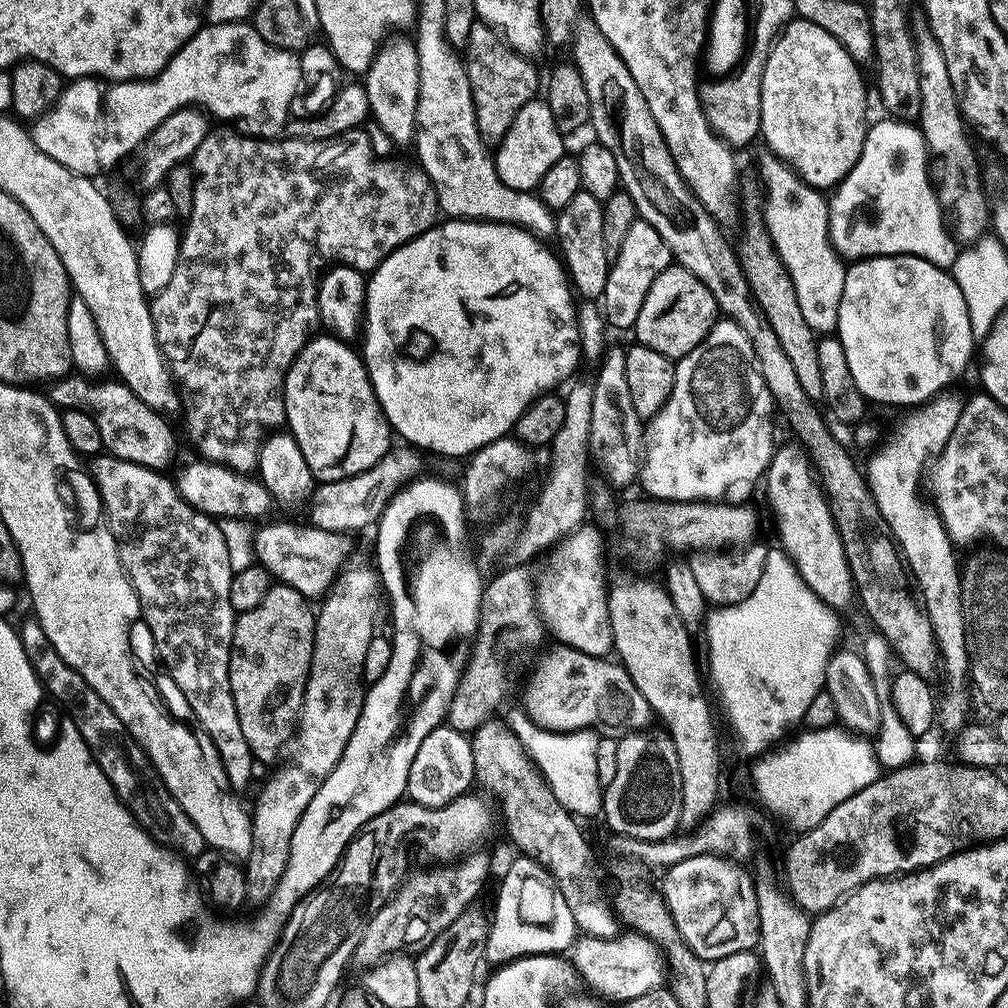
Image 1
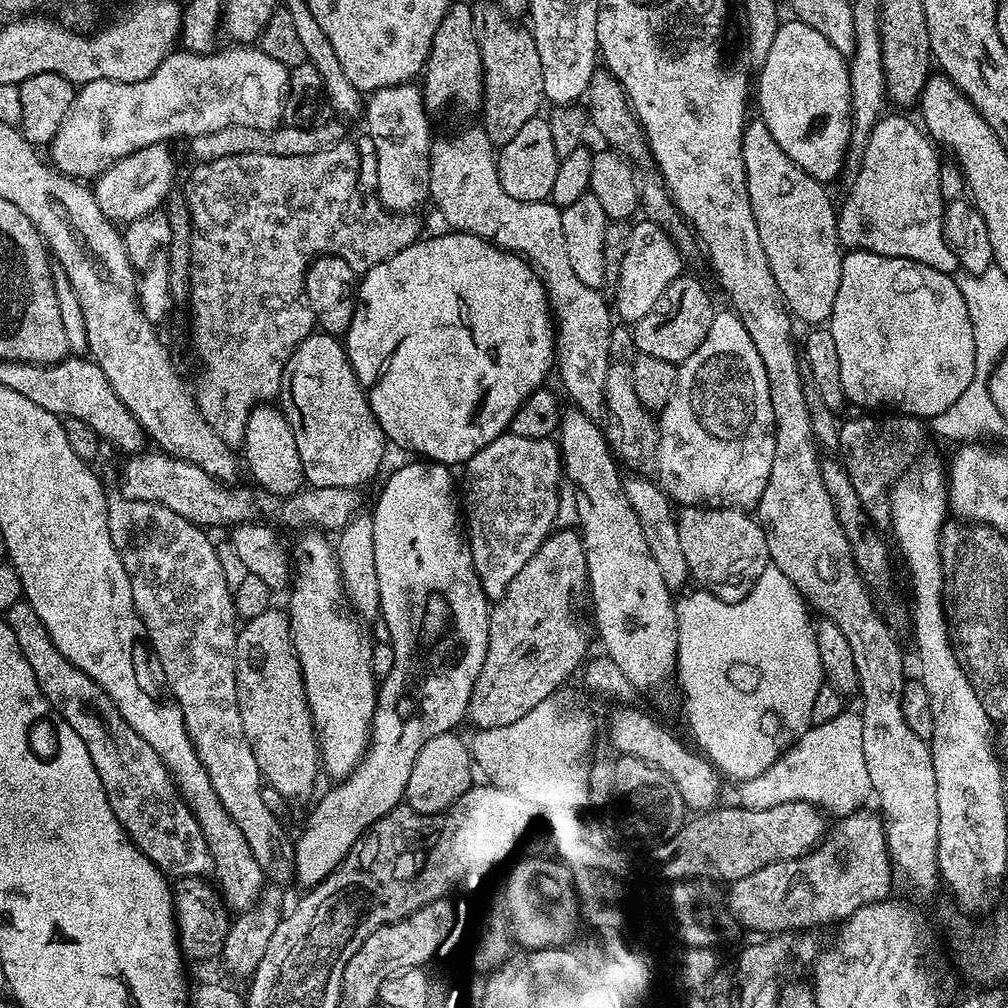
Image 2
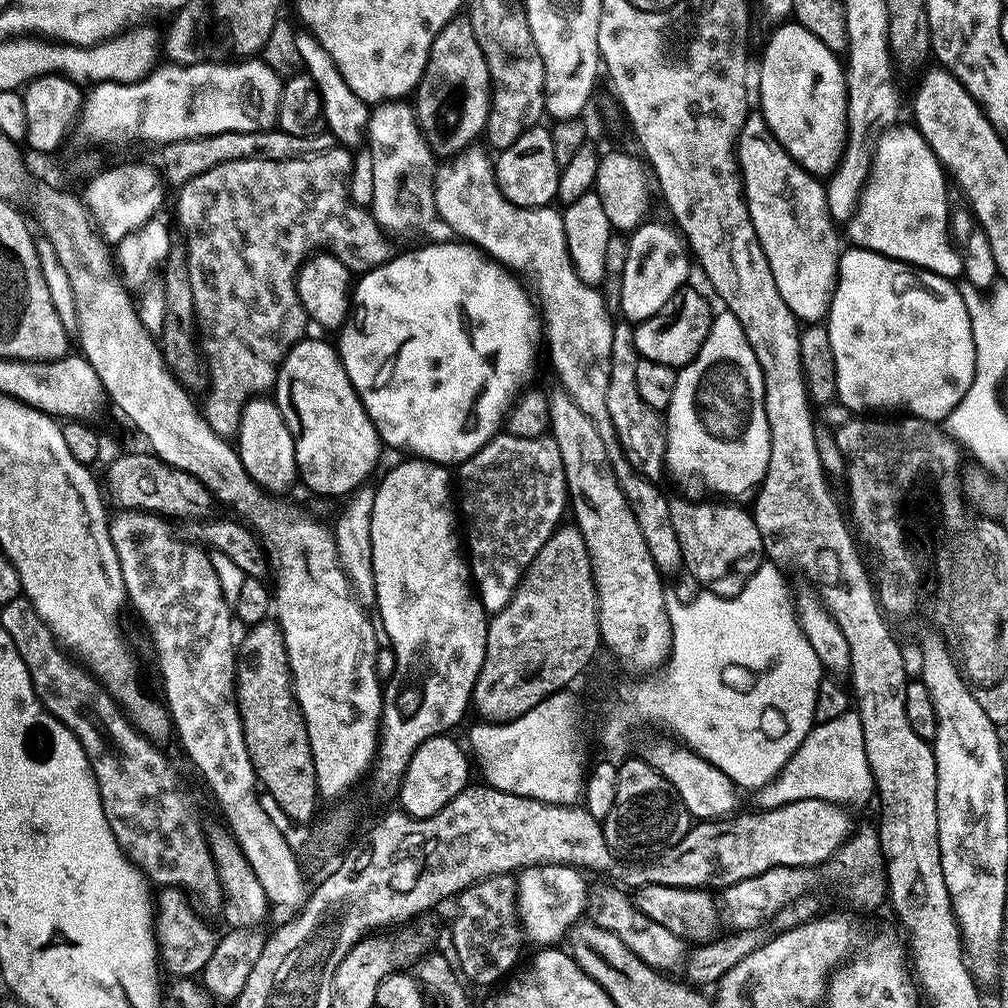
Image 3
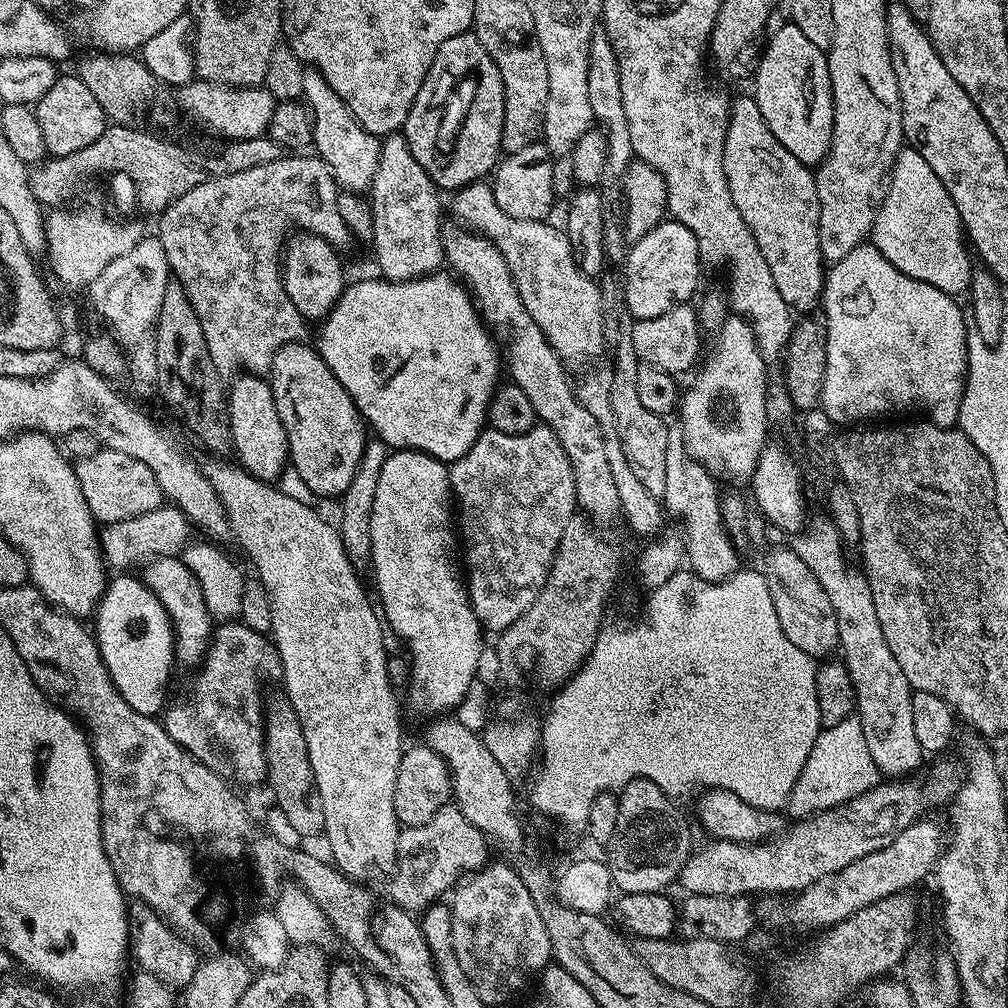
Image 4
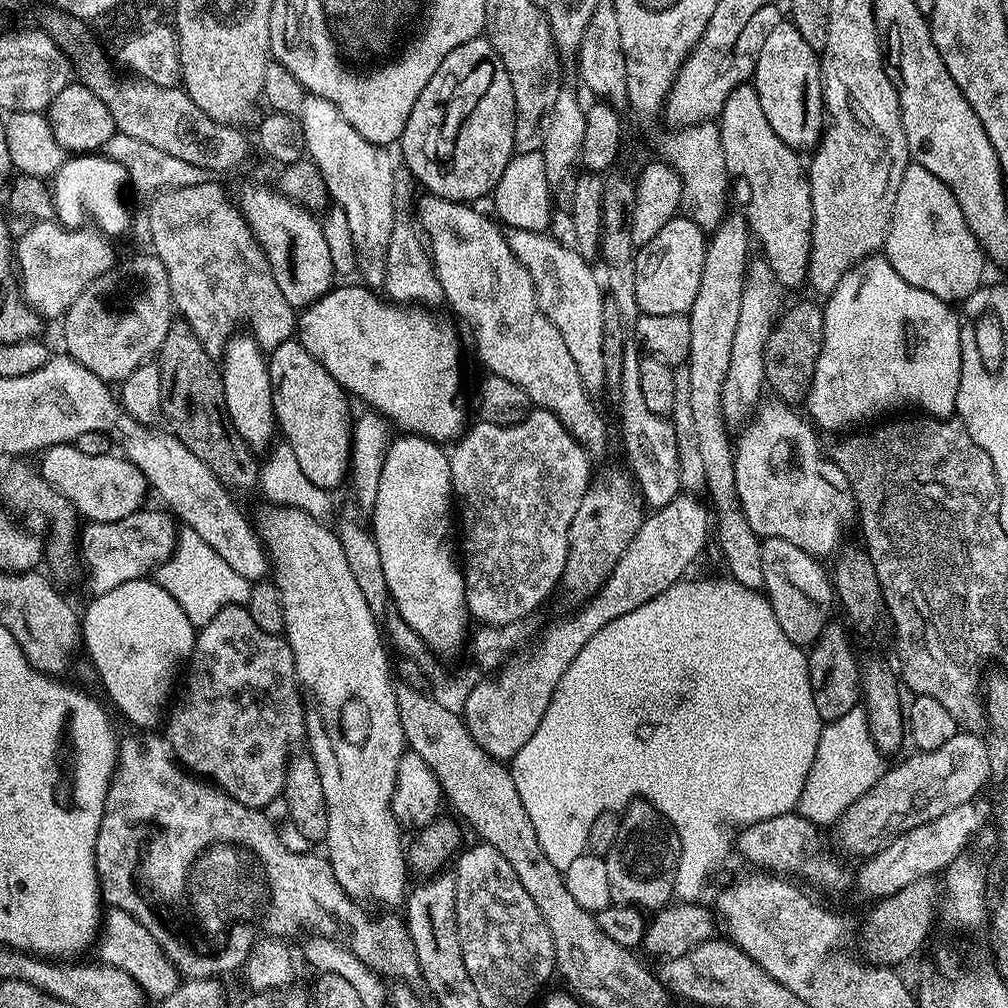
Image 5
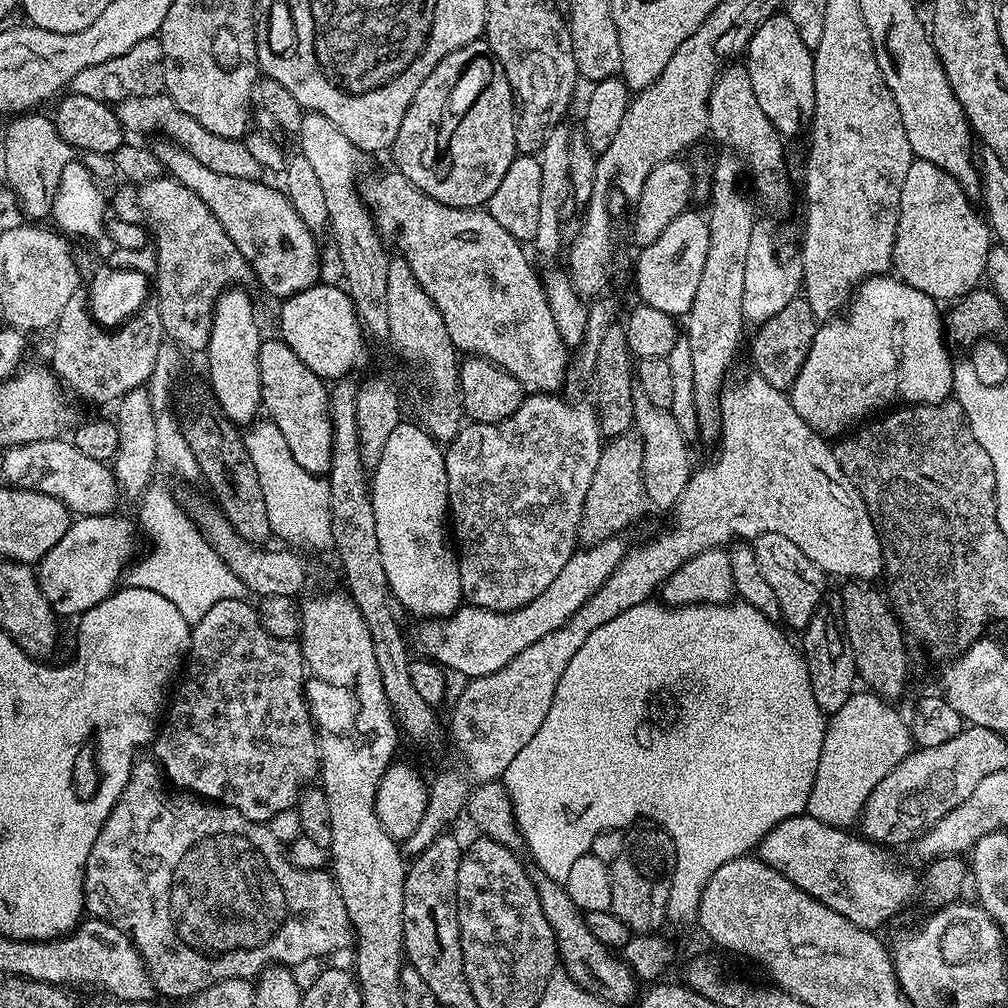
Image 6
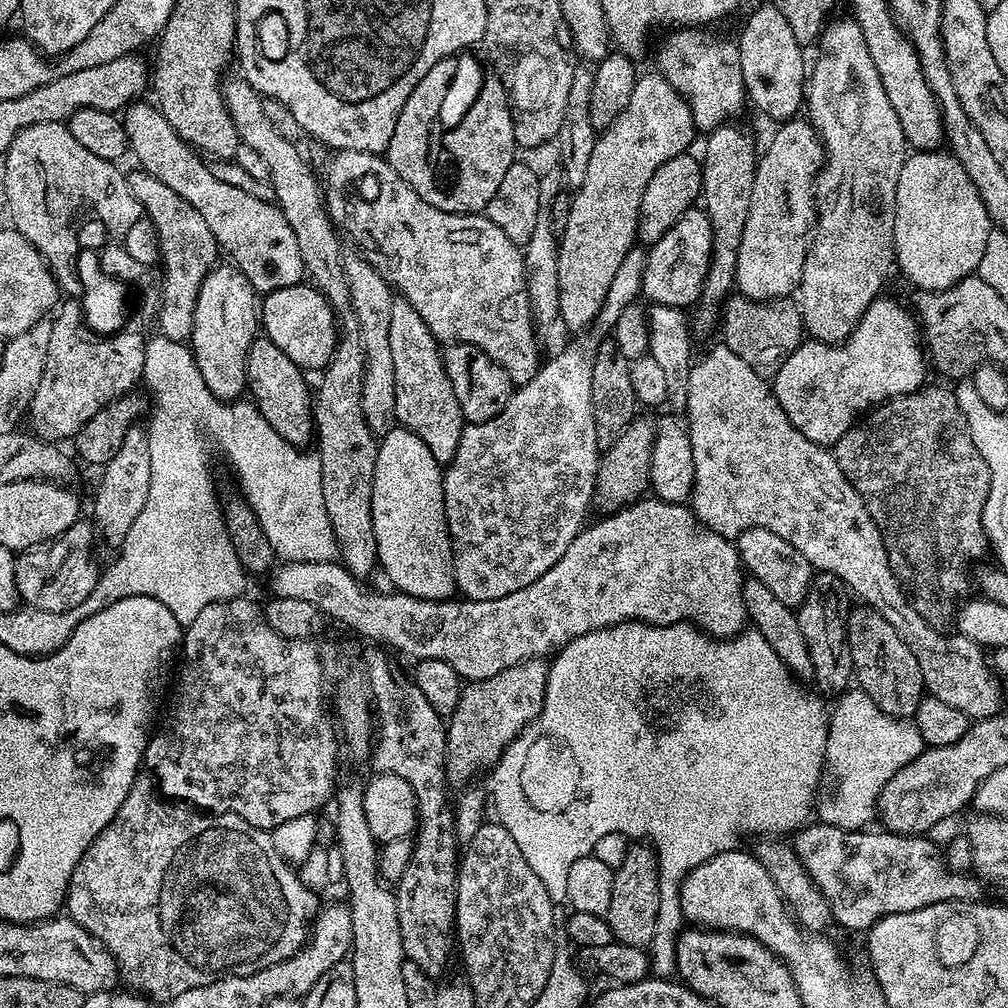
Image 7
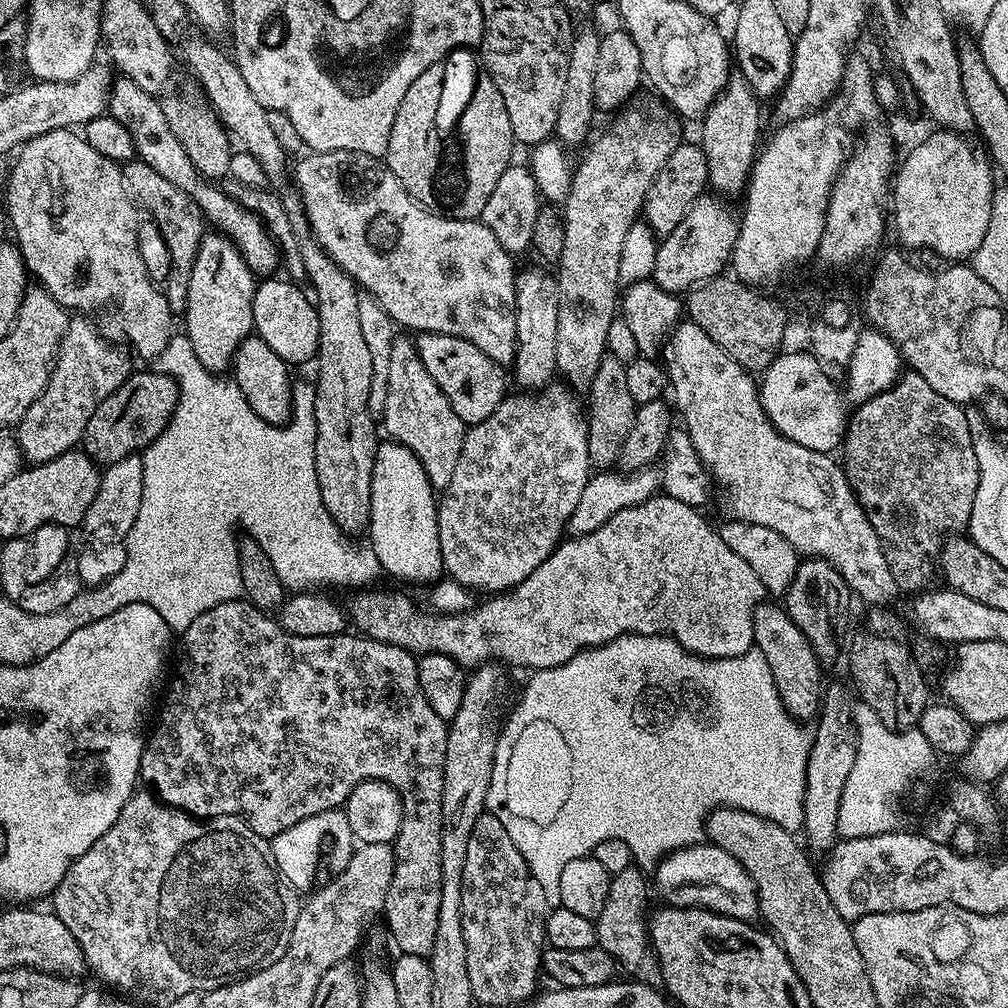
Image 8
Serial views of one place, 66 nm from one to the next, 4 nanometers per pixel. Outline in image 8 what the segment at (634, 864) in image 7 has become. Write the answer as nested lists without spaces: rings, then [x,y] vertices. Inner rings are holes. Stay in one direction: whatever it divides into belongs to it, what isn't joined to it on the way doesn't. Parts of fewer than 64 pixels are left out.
[[[633,866],[622,870],[616,876],[612,877],[612,885],[608,891],[608,897],[606,898],[606,906],[602,906],[602,914],[594,922],[596,925],[596,942],[602,949],[606,950],[606,954],[610,954],[616,959],[617,965],[621,969],[624,968],[629,972],[629,977],[640,978],[644,972],[646,964],[653,961],[654,953],[650,943],[650,924],[646,917],[648,912],[648,884],[650,888],[650,880],[643,876],[638,870],[639,867]]]

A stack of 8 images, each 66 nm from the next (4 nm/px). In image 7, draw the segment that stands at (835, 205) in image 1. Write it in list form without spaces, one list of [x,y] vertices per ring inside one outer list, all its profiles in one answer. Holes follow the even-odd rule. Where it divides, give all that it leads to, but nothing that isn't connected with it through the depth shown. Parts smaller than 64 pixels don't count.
[[[916,150],[909,155],[898,177],[892,245],[896,247],[896,268],[904,271],[913,289],[946,290],[973,275],[993,230],[975,183],[951,151]]]

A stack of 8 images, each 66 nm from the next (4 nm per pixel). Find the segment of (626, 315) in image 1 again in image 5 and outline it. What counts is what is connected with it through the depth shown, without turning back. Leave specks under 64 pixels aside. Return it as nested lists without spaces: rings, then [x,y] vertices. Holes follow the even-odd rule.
[[[677,214],[650,242],[639,245],[635,253],[636,265],[634,266],[634,294],[637,296],[637,306],[643,315],[674,314],[683,316],[694,306],[694,294],[698,294],[698,282],[702,282],[702,266],[706,258],[705,229],[699,228],[692,220],[687,220],[682,214]]]

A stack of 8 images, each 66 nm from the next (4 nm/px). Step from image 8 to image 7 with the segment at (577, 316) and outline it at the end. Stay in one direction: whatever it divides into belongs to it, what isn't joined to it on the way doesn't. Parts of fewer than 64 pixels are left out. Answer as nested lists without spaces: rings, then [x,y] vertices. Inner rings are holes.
[[[652,70],[637,75],[636,85],[630,94],[630,102],[626,102],[626,110],[614,118],[609,128],[603,129],[596,137],[596,145],[590,157],[586,178],[580,188],[575,189],[571,197],[570,218],[566,230],[559,233],[558,247],[558,290],[560,291],[559,319],[564,320],[572,334],[580,334],[594,322],[598,310],[602,310],[602,302],[606,302],[606,294],[610,291],[610,282],[614,274],[618,274],[618,266],[622,266],[622,258],[637,243],[636,227],[642,206],[642,194],[646,194],[646,185],[654,178],[654,170],[662,166],[662,162],[670,162],[678,154],[689,151],[693,146],[692,139],[698,136],[696,122],[684,95],[669,84],[659,71]]]

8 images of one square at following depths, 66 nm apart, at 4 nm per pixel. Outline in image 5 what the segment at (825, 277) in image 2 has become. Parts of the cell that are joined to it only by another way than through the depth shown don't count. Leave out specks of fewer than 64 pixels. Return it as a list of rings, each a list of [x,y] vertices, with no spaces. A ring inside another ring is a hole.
[[[751,83],[739,84],[729,94],[718,123],[728,175],[741,176],[748,187],[748,227],[755,243],[757,240],[764,251],[761,253],[768,263],[768,272],[788,288],[803,285],[808,279],[812,245],[812,203],[805,161],[796,157],[797,149],[786,146],[774,134],[774,126],[766,122],[762,102]]]

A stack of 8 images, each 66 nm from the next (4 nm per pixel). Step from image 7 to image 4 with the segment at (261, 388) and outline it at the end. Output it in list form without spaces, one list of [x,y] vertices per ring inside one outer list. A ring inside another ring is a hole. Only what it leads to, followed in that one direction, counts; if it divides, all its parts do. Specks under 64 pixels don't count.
[[[304,343],[287,344],[274,354],[270,369],[274,402],[286,430],[290,468],[298,472],[316,498],[339,498],[350,486],[354,470],[358,470],[366,443],[366,424],[330,366],[311,343]]]

